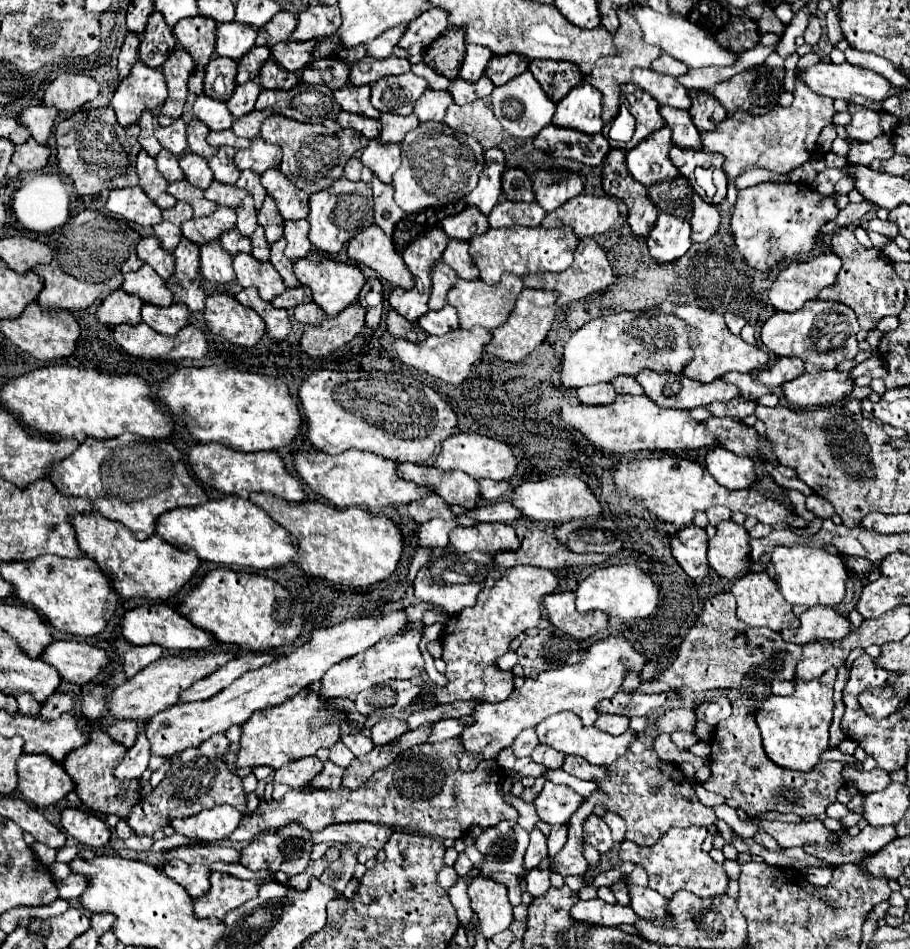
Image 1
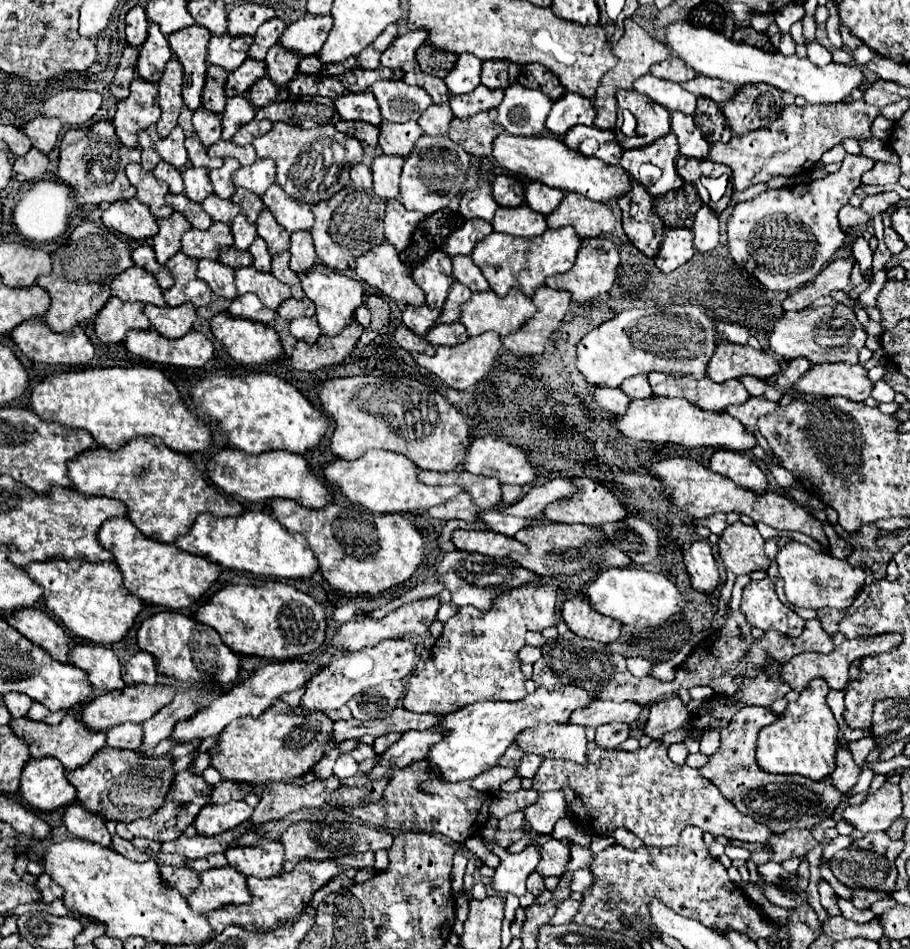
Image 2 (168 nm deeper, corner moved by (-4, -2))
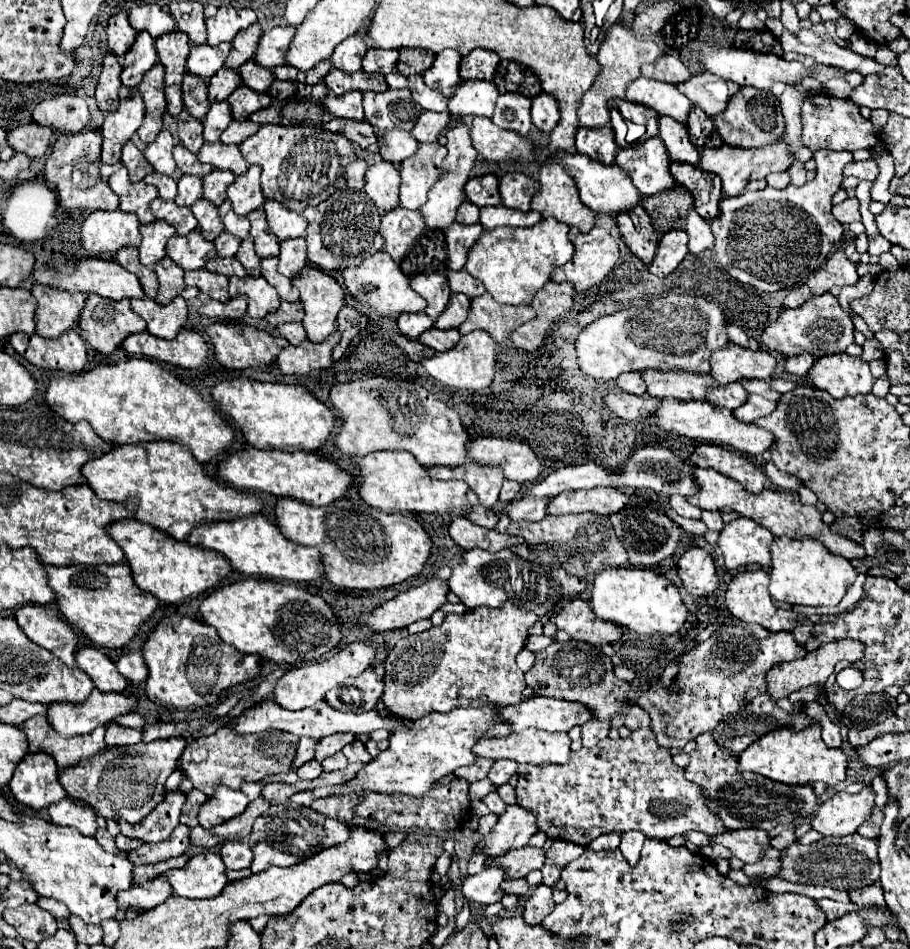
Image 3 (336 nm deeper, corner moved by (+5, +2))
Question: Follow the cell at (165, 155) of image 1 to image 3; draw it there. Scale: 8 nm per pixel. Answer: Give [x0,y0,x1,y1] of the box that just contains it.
[144,172,176,200]

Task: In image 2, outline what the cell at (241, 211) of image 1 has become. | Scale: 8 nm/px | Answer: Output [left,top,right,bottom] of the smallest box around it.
[231,214,257,250]

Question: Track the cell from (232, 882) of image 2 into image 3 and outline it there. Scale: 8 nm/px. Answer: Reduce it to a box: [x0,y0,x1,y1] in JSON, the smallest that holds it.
[166,850,226,898]

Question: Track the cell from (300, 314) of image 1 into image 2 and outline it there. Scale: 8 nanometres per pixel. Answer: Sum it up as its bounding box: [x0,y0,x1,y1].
[291,318,321,344]

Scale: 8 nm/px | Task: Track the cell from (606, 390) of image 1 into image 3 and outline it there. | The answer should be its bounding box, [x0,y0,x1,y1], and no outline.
[604,390,658,422]

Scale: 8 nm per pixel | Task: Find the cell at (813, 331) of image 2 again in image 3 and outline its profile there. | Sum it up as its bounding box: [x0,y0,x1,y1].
[762,292,854,358]

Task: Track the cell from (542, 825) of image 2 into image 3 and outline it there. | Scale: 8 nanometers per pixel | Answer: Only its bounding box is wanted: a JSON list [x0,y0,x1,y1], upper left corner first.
[480,804,538,856]

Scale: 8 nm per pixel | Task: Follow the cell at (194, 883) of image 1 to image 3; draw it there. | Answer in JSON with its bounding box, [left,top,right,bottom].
[118,876,172,910]

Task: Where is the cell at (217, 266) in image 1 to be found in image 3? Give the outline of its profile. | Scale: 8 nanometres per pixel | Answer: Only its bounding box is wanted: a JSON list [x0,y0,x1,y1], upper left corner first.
[184,268,230,302]

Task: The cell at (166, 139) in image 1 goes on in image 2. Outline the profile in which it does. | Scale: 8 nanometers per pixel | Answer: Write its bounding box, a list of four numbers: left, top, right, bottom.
[155,126,189,170]

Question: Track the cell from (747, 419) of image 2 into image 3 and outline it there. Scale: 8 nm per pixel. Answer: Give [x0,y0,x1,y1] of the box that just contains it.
[734,394,776,422]

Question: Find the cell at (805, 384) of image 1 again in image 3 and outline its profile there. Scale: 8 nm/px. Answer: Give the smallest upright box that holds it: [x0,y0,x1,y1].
[804,352,876,398]

